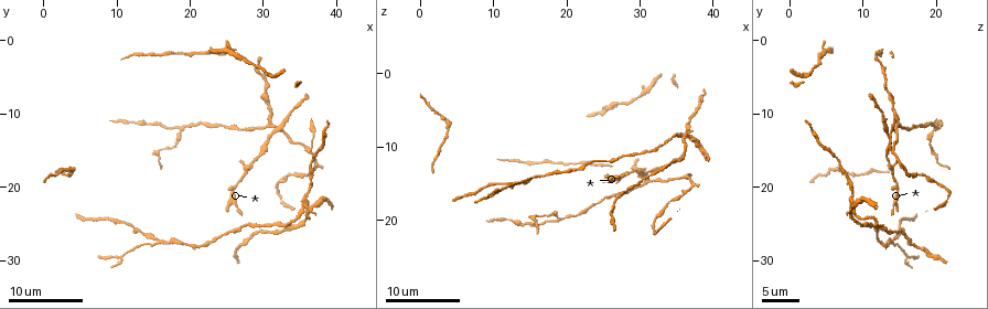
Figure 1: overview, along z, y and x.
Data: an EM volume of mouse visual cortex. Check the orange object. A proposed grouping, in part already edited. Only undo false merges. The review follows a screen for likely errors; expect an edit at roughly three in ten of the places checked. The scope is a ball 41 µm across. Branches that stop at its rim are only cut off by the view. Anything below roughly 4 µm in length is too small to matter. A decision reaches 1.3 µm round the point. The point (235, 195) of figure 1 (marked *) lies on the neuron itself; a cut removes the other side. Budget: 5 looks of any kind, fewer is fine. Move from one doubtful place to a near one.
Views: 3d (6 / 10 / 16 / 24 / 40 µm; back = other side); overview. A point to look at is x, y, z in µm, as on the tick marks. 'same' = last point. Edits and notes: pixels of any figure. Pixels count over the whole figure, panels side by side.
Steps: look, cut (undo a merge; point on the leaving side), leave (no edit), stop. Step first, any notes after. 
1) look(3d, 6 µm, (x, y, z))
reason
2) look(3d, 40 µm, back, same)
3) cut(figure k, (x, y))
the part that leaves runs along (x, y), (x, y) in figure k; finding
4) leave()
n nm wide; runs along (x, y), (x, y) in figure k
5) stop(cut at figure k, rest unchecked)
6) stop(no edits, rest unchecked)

look(3d, 16 µm, (18.5, 12.0, 20.0))
arms part here

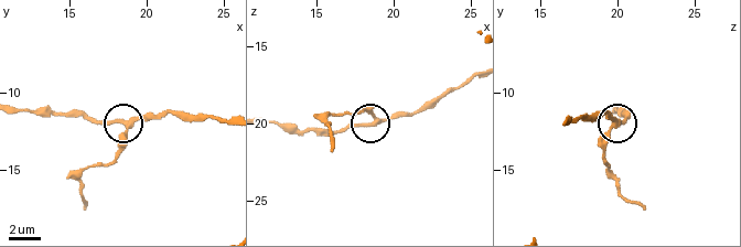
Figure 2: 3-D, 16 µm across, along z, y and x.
look(3d, 6 µm, (18.8, 12.0, 20.0))

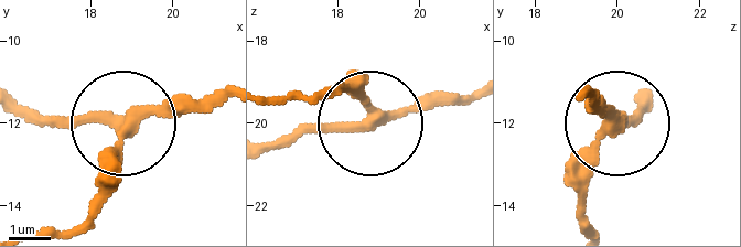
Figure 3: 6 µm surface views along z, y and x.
look(3d, 6 µm, back, (18.80, 12.15, 19.85))

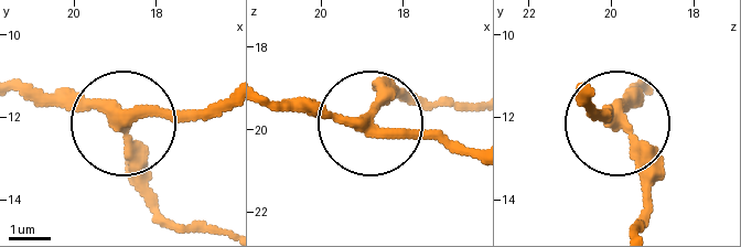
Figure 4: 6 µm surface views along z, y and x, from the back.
leave()
3 arms; runs along (22, 94), (125, 121), (149, 210) in figure 4; all the same neuron

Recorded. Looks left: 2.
look(3d, 24 µm, (32.0, 12.0, 13.0))
two arms in line, one across

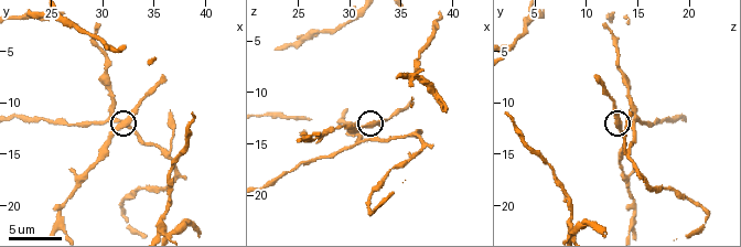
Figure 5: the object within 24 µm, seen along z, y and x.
look(3d, 6 µm, (32.0, 12.2, 13.4))

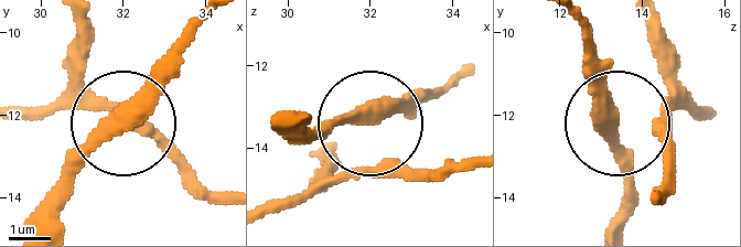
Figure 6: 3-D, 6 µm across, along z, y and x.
leave()
340 nm wide; runs along (612, 222), (630, 180), (612, 148), (619, 116), (587, 45) in figure 6; all the same neuron

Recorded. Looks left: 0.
stop(no edits, rest unchecked)

